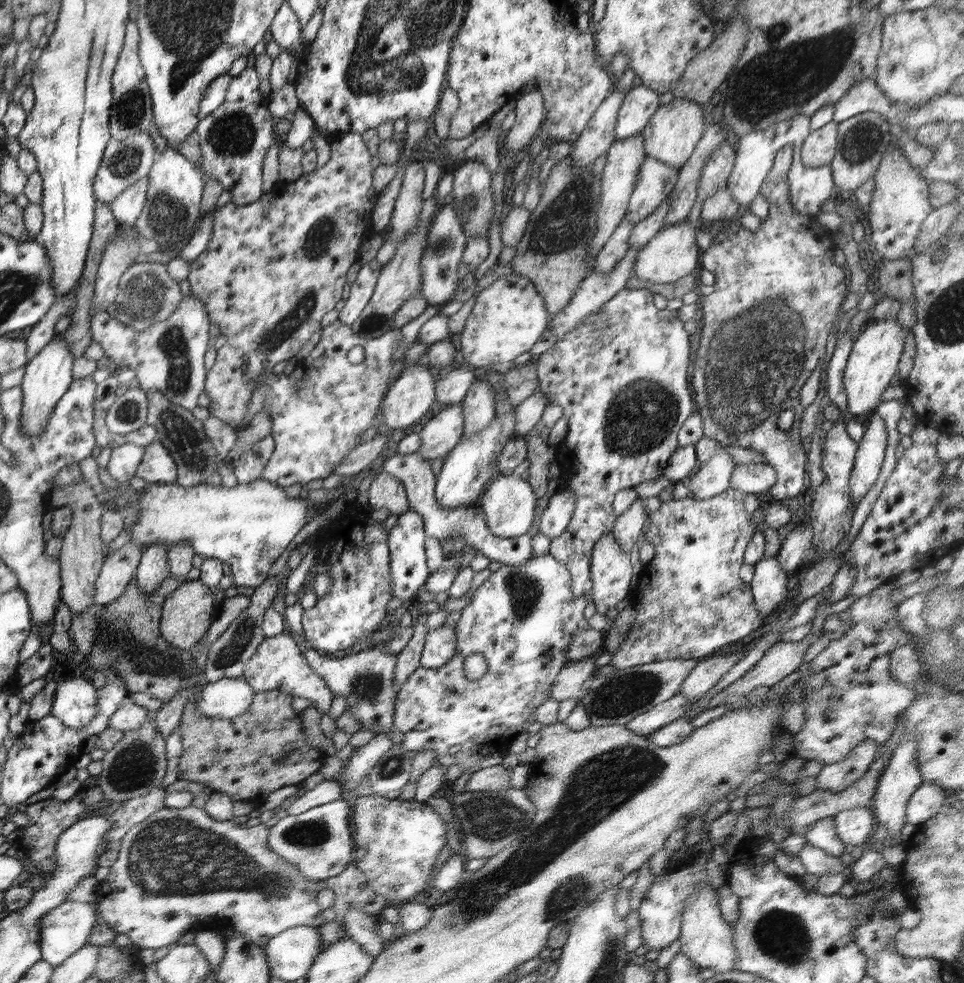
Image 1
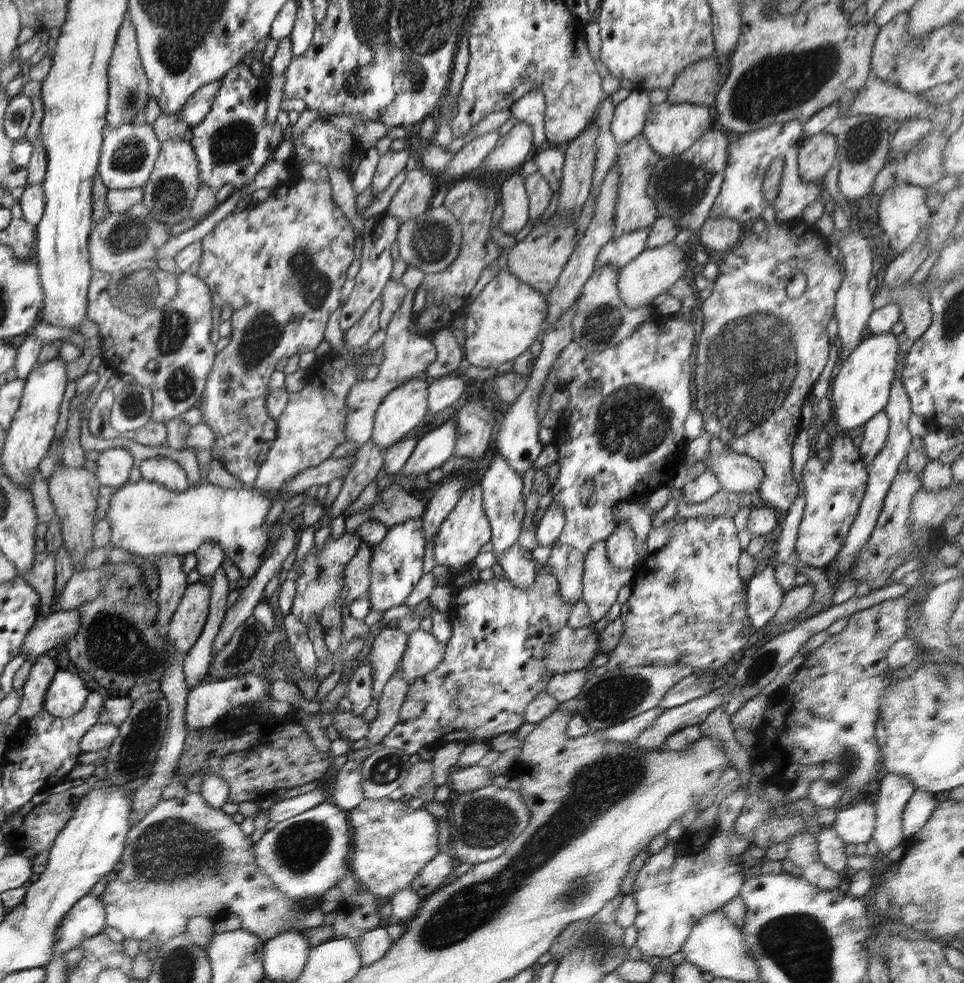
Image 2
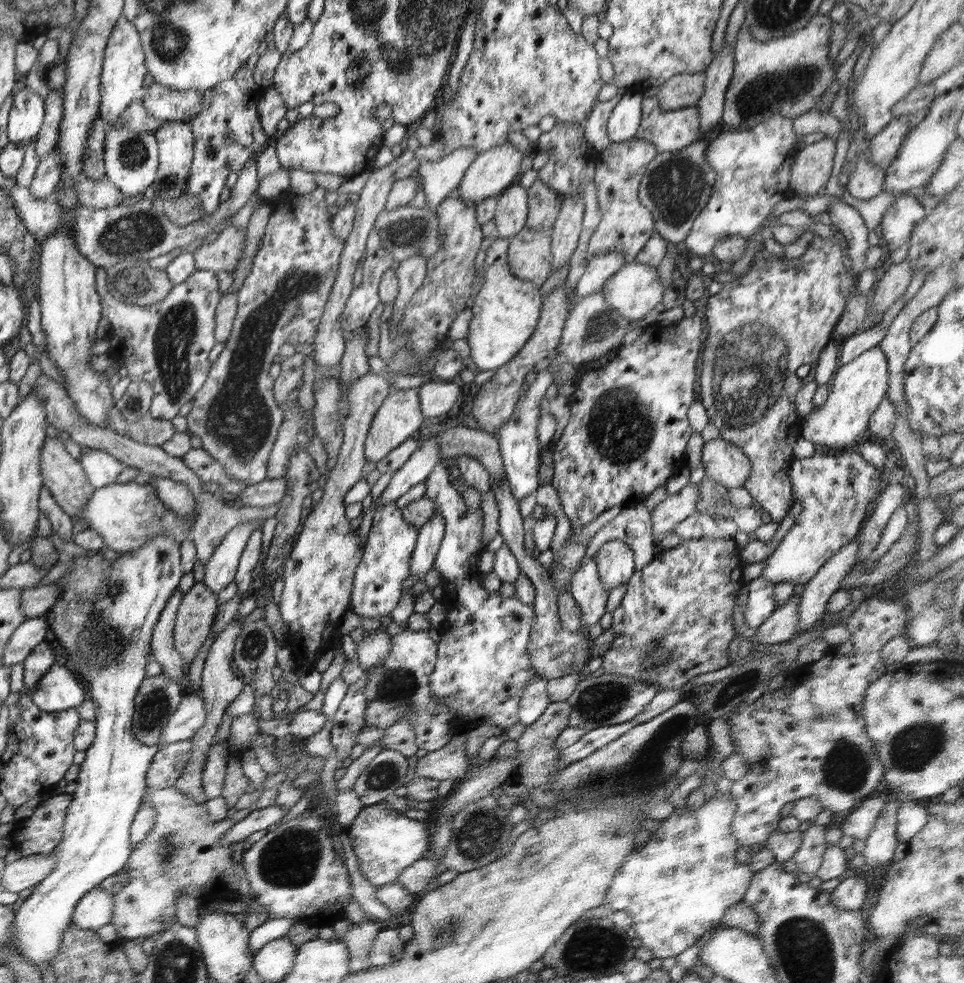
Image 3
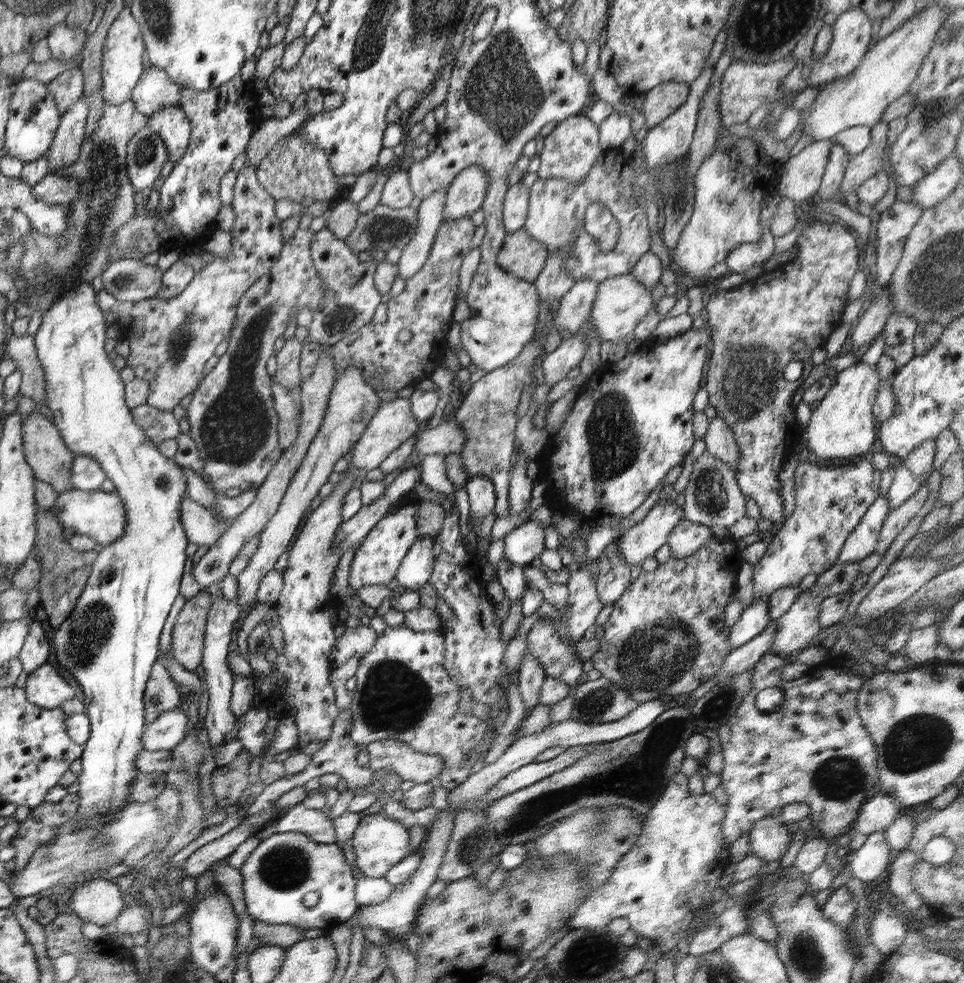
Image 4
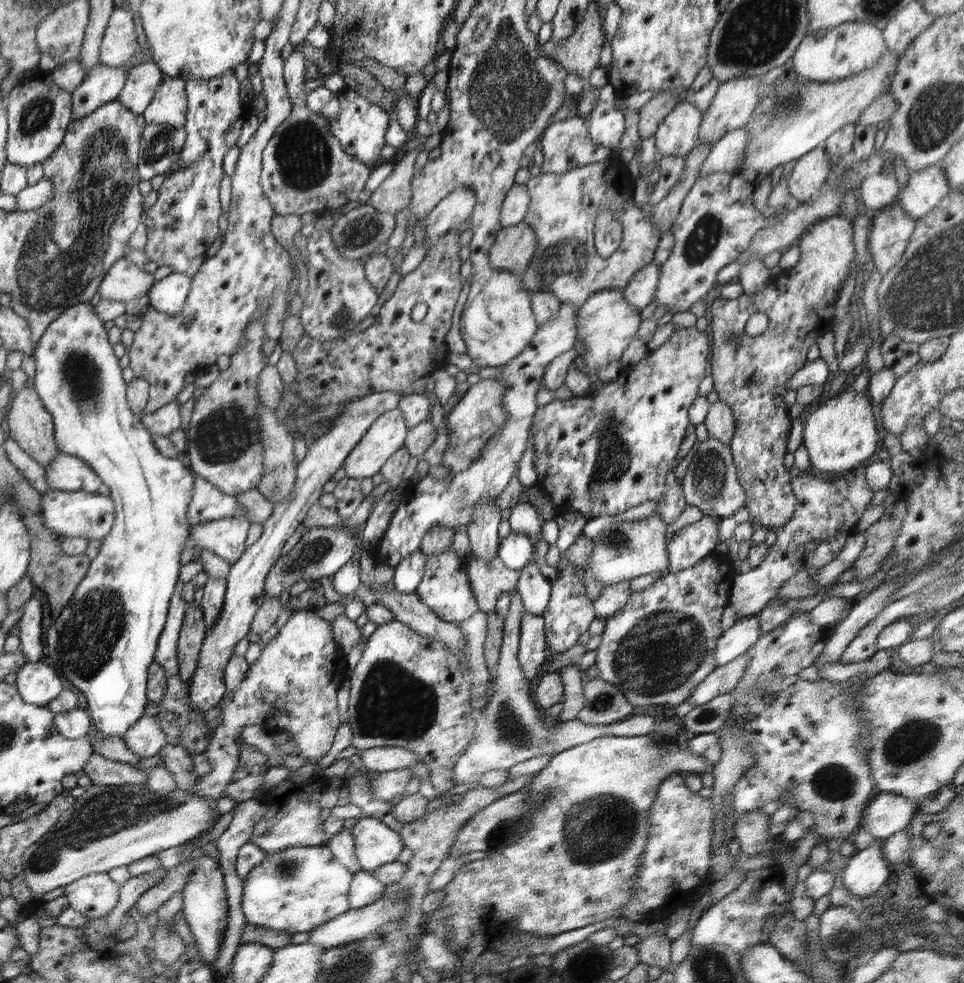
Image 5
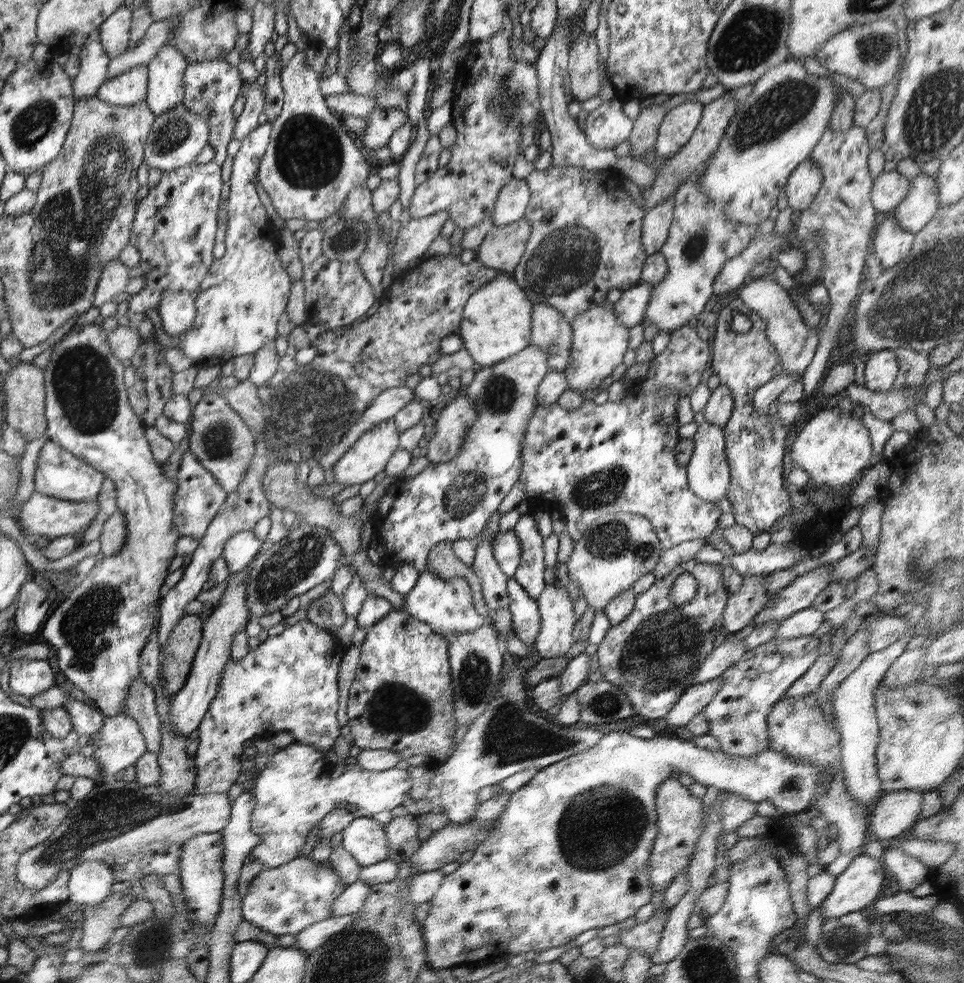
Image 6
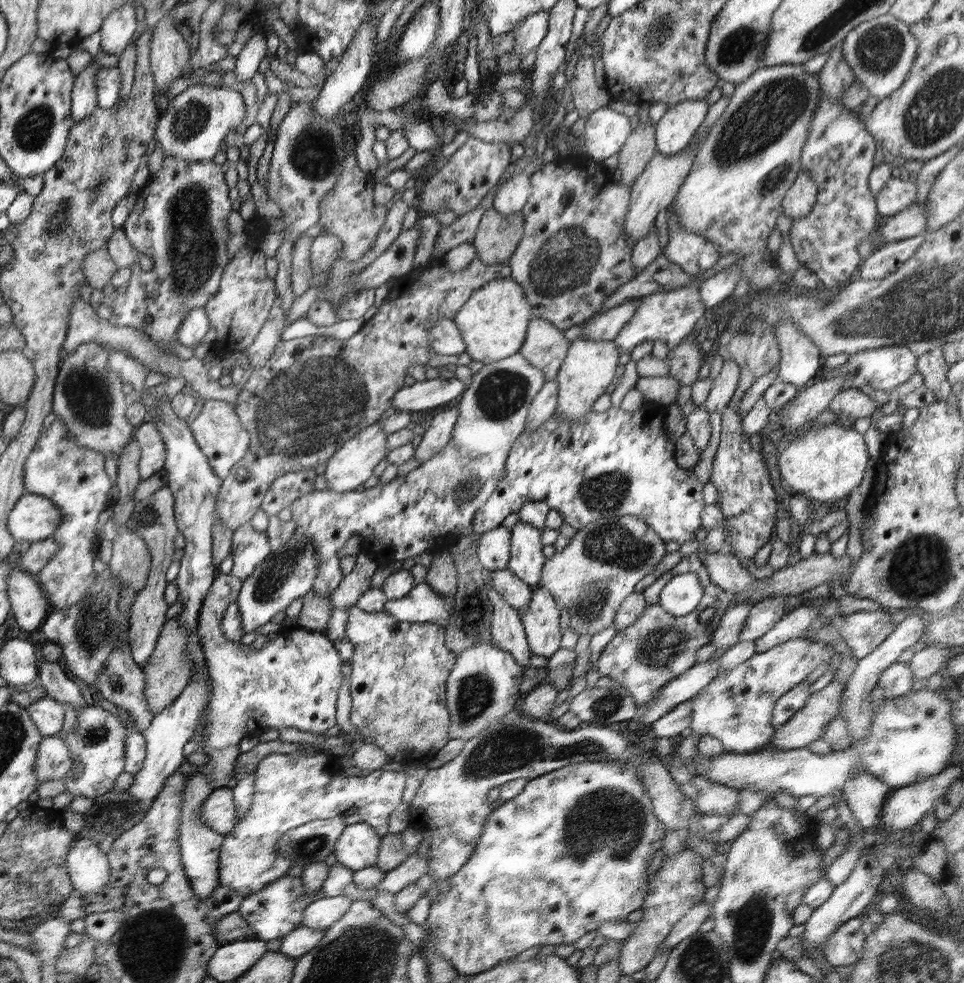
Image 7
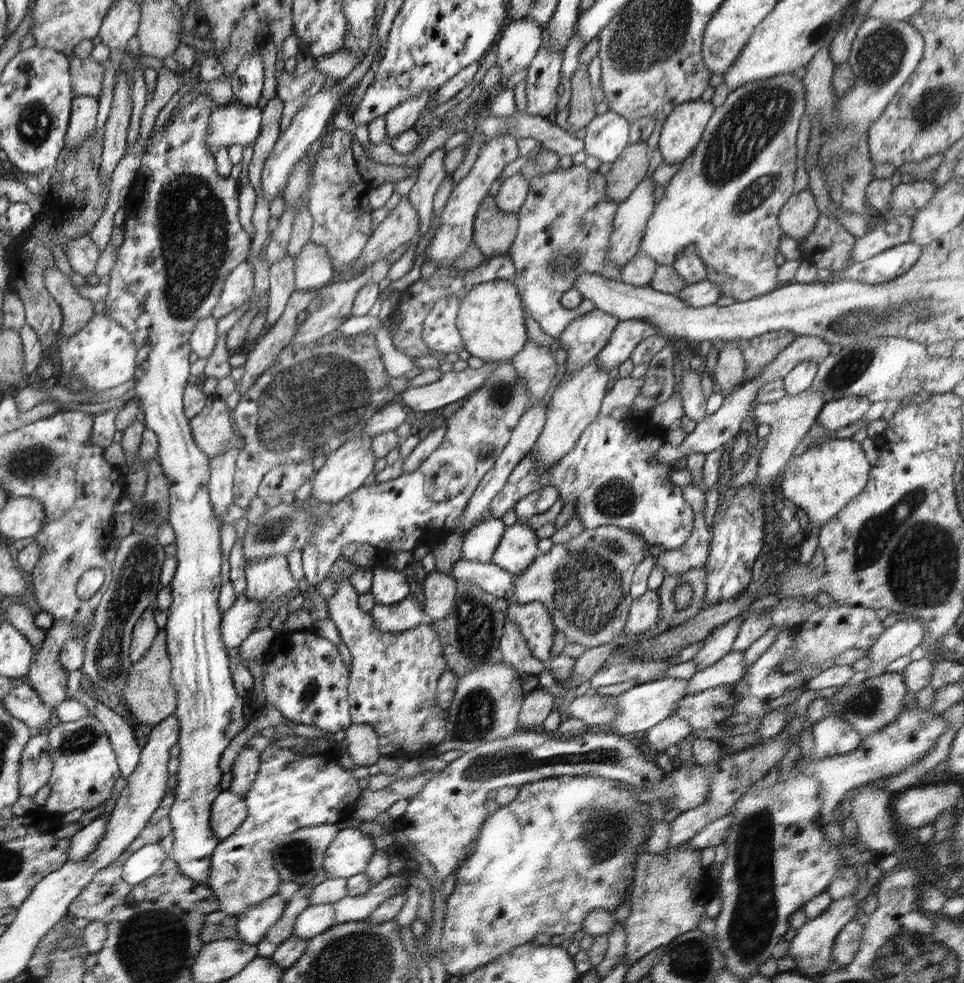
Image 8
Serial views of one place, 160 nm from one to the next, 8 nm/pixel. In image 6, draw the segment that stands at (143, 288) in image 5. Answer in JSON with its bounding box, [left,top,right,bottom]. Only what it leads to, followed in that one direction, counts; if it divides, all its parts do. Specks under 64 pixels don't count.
[94,258,130,307]

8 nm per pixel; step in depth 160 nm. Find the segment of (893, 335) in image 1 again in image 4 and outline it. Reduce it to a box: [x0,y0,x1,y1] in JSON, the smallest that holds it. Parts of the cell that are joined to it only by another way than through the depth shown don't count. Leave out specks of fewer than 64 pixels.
[802,360,881,462]

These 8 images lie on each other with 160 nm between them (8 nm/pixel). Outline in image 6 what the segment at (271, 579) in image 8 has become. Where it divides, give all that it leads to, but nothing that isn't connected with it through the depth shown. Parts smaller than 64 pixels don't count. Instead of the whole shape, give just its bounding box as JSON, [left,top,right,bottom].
[221,530,265,573]

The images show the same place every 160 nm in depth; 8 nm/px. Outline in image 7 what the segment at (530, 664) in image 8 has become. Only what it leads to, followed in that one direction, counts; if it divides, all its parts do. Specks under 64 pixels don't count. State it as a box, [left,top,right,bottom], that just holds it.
[486,581,531,668]

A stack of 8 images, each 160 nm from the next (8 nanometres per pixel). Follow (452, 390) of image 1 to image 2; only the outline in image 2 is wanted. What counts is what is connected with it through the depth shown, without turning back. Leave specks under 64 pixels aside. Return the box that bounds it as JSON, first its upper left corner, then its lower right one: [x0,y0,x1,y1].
[428,376,466,414]

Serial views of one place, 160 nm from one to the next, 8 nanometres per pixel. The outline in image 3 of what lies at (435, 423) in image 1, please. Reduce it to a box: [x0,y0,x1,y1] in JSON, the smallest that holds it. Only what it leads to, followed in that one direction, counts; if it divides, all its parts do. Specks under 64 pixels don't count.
[378,438,441,507]

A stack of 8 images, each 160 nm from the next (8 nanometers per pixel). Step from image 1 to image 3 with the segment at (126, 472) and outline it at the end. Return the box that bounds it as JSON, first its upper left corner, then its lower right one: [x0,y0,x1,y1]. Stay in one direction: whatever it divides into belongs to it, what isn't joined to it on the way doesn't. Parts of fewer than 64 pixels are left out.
[80,449,125,489]

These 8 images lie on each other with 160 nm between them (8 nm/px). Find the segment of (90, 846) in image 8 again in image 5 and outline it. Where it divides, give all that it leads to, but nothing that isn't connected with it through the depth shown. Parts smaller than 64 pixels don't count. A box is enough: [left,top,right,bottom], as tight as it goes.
[64,873,121,920]

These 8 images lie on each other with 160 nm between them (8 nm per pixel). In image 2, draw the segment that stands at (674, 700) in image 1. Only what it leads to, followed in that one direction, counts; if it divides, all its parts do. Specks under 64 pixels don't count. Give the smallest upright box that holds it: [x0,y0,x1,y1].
[600,707,665,743]

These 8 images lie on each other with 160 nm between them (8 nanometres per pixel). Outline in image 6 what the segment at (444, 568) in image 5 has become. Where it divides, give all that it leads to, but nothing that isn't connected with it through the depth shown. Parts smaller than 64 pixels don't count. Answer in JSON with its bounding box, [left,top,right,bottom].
[405,568,486,633]

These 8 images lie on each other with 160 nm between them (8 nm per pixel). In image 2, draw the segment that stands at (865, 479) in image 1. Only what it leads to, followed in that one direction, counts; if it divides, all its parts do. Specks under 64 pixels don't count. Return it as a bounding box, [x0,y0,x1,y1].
[859,411,889,467]

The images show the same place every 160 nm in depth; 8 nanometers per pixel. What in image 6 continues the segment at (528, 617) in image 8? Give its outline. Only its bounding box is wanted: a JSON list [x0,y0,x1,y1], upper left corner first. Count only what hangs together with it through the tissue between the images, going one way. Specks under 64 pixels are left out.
[534,584,577,659]

